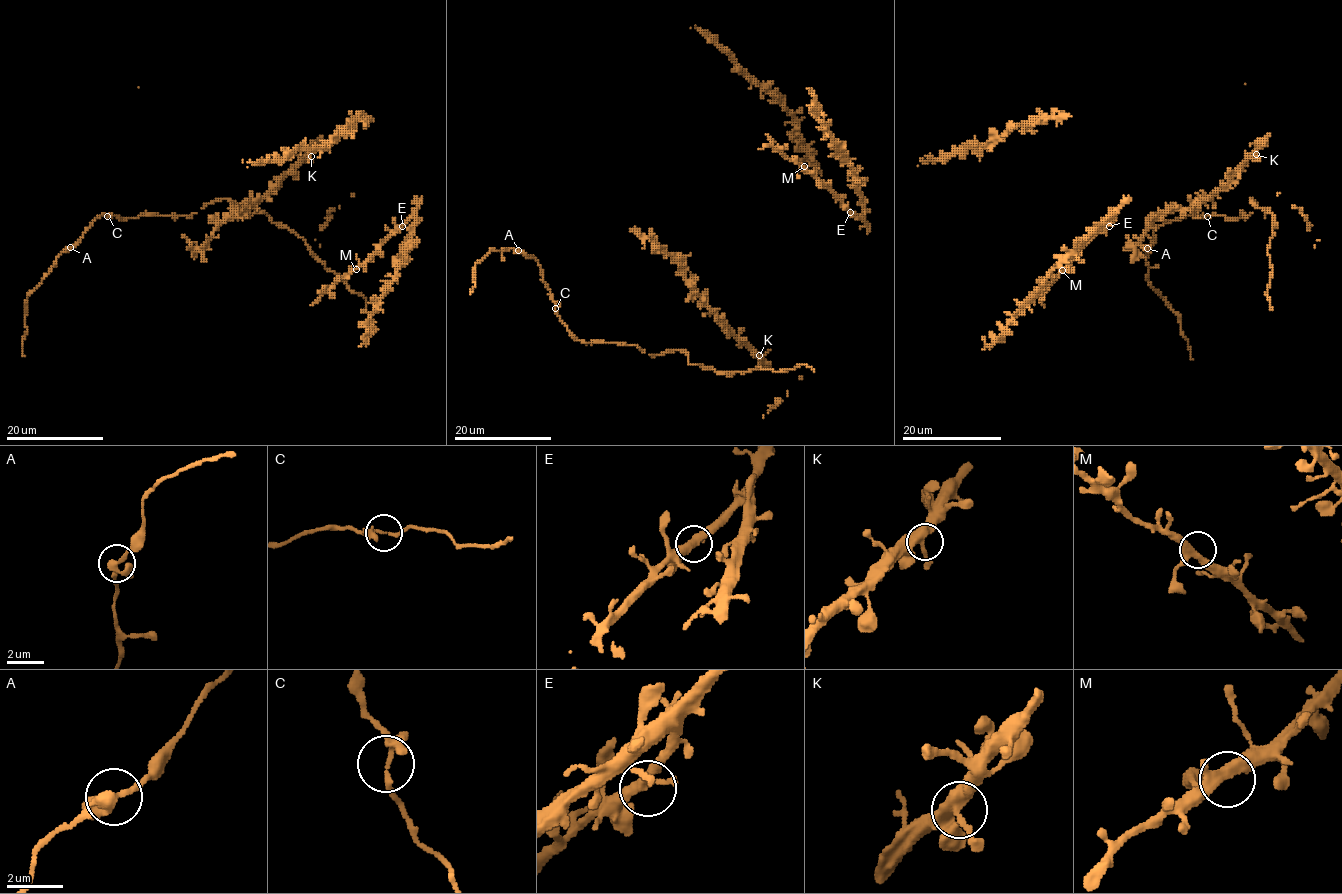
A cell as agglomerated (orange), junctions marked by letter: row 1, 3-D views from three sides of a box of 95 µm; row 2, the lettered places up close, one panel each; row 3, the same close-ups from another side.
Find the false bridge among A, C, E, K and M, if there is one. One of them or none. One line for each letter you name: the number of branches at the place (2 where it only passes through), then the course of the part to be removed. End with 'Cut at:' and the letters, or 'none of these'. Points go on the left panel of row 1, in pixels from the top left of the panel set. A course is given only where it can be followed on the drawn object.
Cut at: none of these

